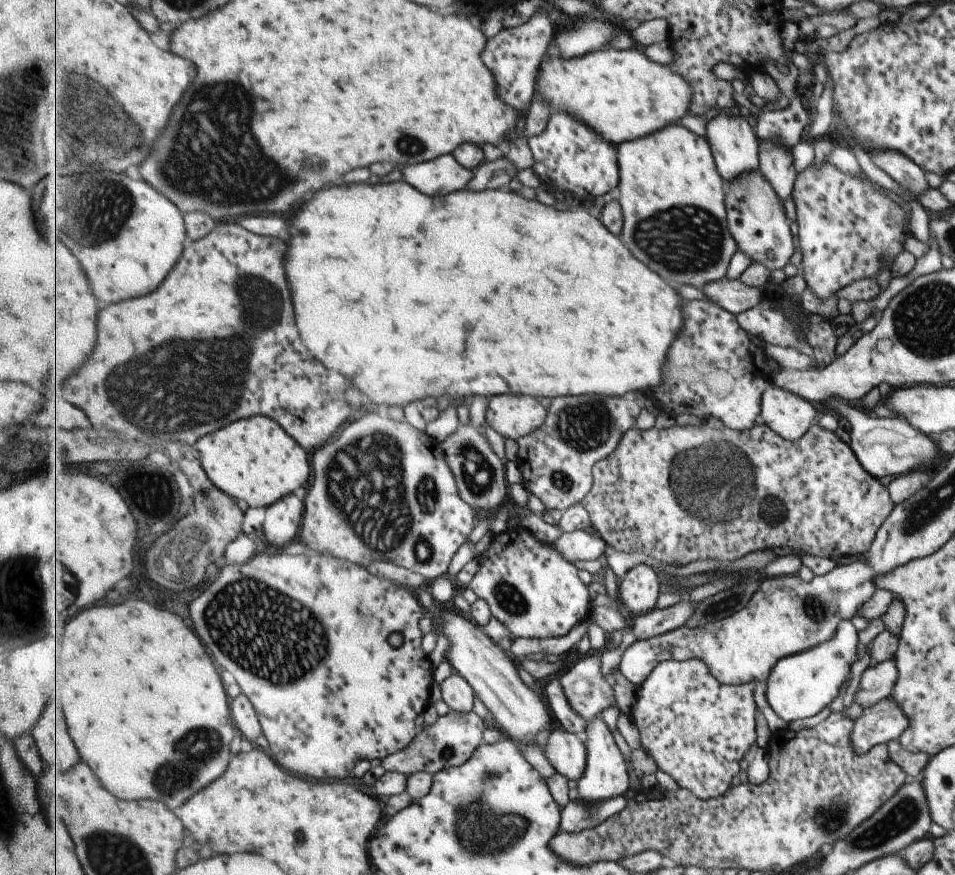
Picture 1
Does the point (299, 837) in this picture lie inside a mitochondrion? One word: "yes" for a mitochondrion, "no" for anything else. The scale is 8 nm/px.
no

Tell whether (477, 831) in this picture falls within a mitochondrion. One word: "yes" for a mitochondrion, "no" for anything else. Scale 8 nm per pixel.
yes

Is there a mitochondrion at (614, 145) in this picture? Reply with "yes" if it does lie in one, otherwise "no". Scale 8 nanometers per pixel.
no

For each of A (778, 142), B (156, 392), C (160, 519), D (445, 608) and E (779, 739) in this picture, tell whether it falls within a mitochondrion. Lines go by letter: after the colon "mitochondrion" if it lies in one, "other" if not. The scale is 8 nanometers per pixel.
A: other
B: mitochondrion
C: mitochondrion
D: other
E: other

